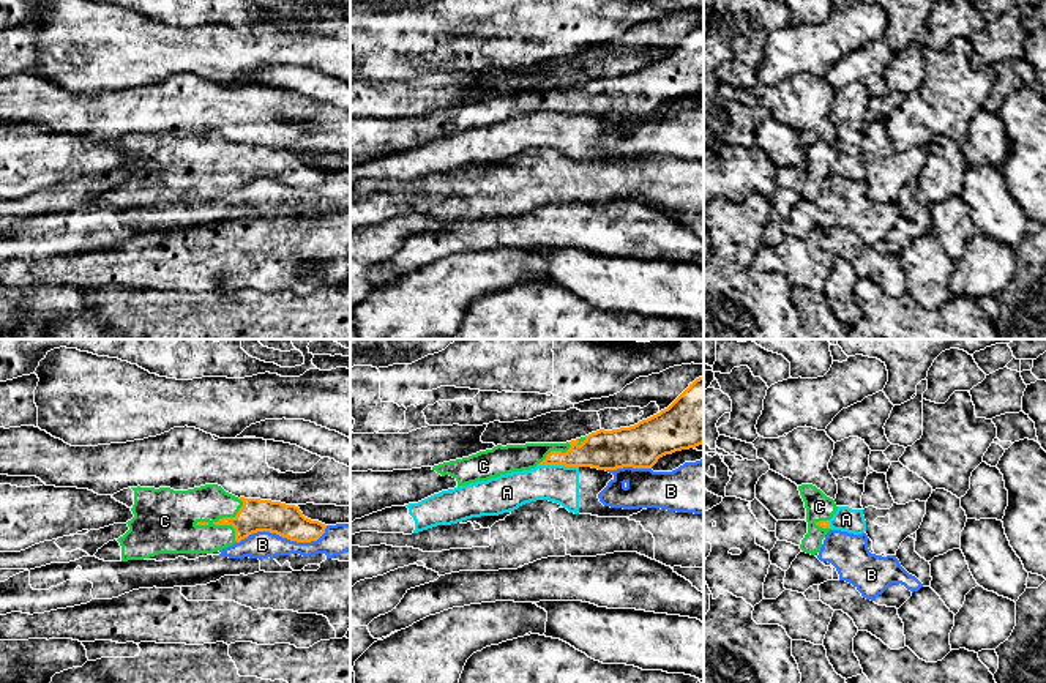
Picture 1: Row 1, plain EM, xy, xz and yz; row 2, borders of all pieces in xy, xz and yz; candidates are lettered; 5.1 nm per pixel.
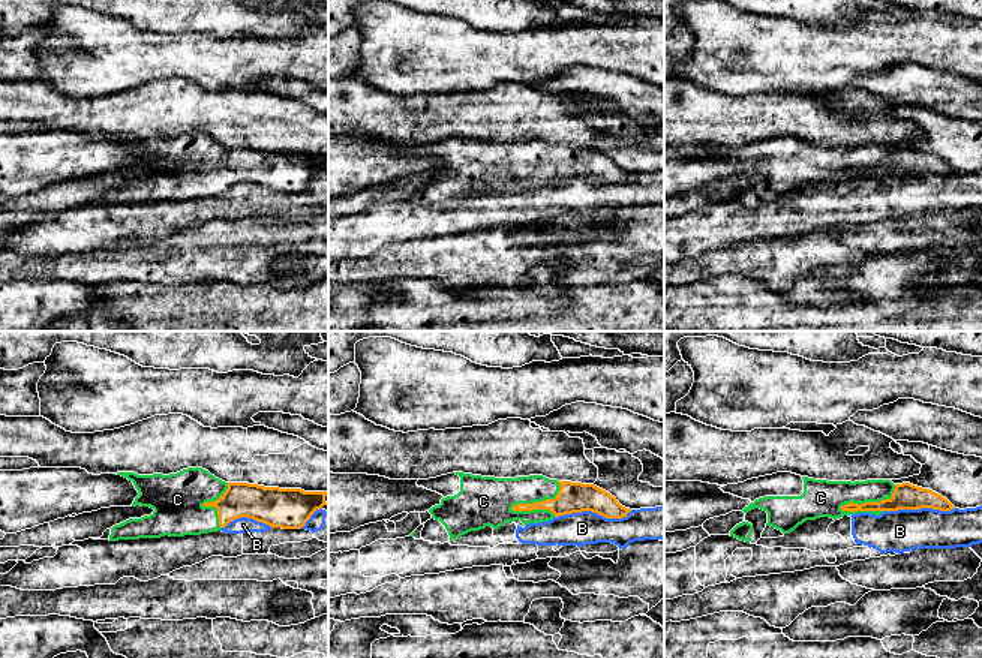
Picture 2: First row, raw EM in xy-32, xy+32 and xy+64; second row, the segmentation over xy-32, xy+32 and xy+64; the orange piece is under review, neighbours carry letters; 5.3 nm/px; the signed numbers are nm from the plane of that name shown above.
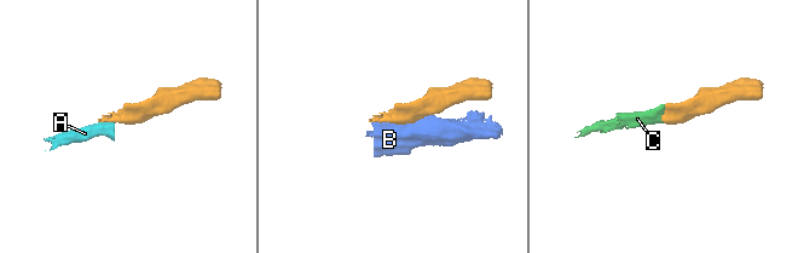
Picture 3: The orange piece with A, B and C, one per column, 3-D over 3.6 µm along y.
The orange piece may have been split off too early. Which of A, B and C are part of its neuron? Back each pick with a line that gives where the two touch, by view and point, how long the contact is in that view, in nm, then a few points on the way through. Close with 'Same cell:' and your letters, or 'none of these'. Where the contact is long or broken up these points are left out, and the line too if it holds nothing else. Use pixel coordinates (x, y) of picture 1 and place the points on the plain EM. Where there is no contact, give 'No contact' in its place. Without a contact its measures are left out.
C: Touches orange at xy (218, 167). Shared border 220 nm
Same cell: C

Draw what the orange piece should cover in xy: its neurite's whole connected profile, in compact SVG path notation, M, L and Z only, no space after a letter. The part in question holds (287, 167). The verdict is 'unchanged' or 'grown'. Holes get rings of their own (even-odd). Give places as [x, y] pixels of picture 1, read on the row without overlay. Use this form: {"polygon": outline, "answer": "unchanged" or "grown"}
{"polygon": "M205 131L188 137L170 134L129 134L112 142L126 151L134 164L129 177L109 188L95 200L104 208L144 207L158 200L213 200L240 189L257 178L276 180L297 189L317 188L327 172L303 162L298 153L281 148L235 144L218 131Z", "answer": "grown"}

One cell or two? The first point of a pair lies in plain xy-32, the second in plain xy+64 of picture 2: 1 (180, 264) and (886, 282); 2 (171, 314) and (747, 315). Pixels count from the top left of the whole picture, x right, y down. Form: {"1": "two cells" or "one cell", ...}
{"1": "two cells", "2": "one cell"}

